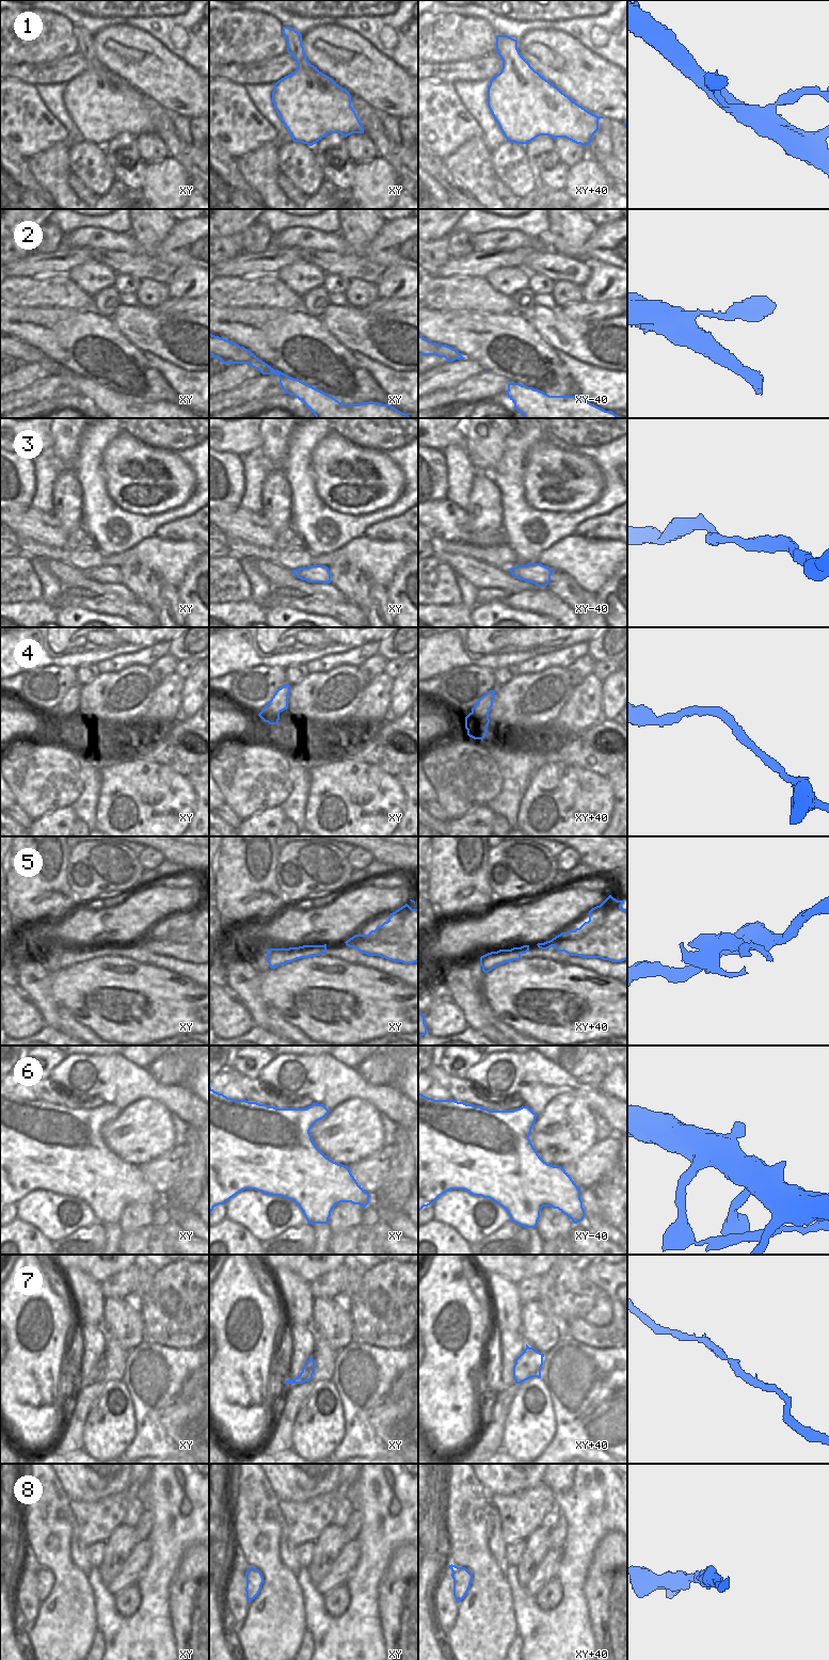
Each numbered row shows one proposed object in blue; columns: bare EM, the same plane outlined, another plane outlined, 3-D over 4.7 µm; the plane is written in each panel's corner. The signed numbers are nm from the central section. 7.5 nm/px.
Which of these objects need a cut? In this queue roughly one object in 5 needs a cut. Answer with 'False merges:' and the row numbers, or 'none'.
False merges: 5

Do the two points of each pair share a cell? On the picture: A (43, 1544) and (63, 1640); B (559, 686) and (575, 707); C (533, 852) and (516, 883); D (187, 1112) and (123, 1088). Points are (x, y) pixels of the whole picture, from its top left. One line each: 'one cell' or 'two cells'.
A: one cell
B: two cells
C: one cell
D: one cell

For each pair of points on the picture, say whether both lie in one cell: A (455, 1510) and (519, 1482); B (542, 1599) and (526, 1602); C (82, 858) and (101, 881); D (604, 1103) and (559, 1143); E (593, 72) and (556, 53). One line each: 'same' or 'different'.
A: different
B: different
C: same
D: different
E: same

